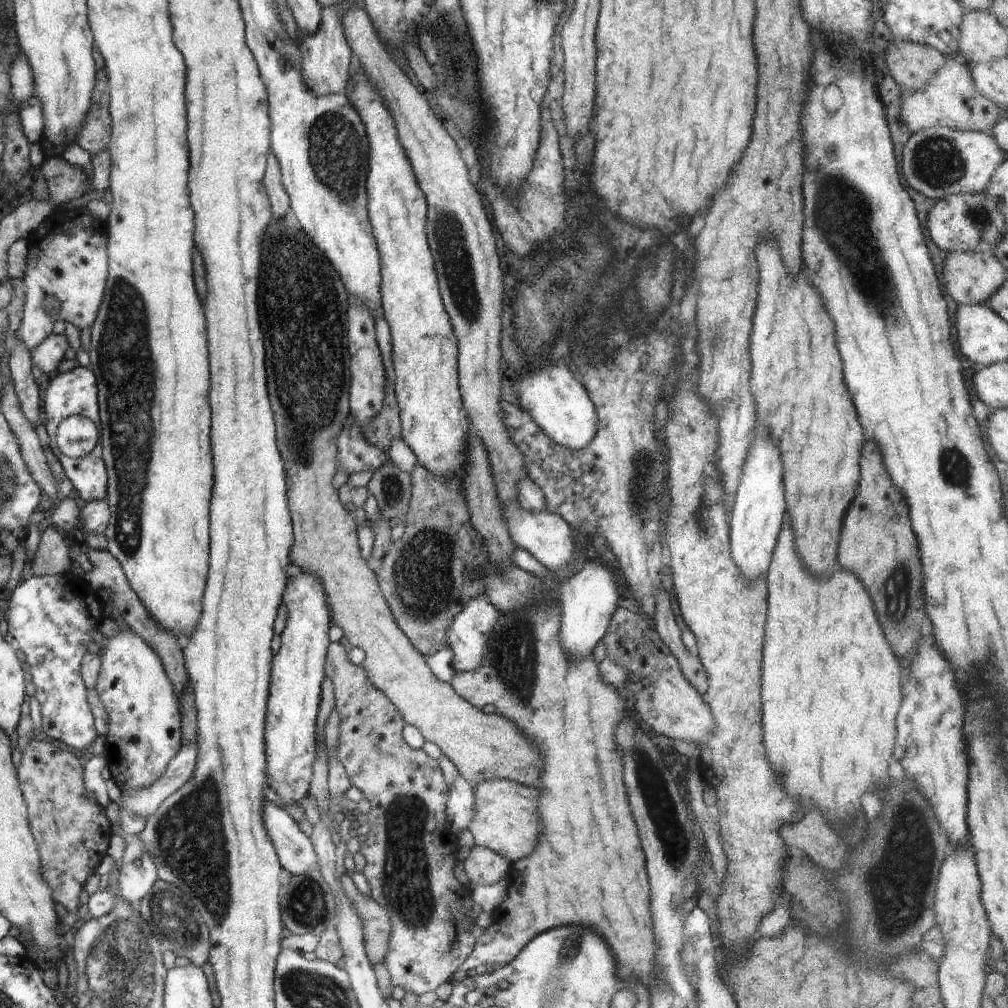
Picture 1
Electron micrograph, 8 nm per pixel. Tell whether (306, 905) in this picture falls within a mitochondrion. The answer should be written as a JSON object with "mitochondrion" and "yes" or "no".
{"mitochondrion":"yes"}

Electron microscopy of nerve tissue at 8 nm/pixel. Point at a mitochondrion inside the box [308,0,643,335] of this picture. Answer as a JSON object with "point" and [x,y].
{"point":[446,36]}

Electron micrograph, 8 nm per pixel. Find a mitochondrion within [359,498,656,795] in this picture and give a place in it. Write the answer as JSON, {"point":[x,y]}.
{"point":[423,579]}

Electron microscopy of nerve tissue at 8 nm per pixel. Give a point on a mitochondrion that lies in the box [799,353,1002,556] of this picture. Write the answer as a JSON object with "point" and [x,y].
{"point":[954,467]}

